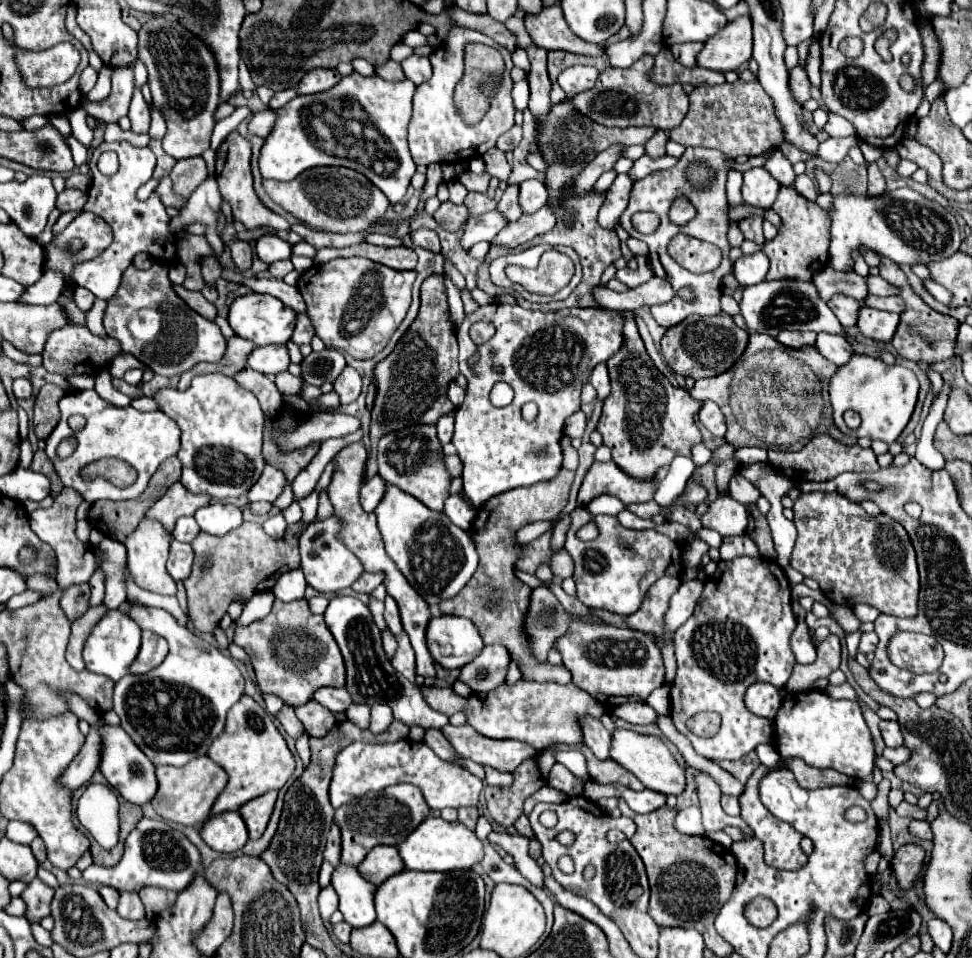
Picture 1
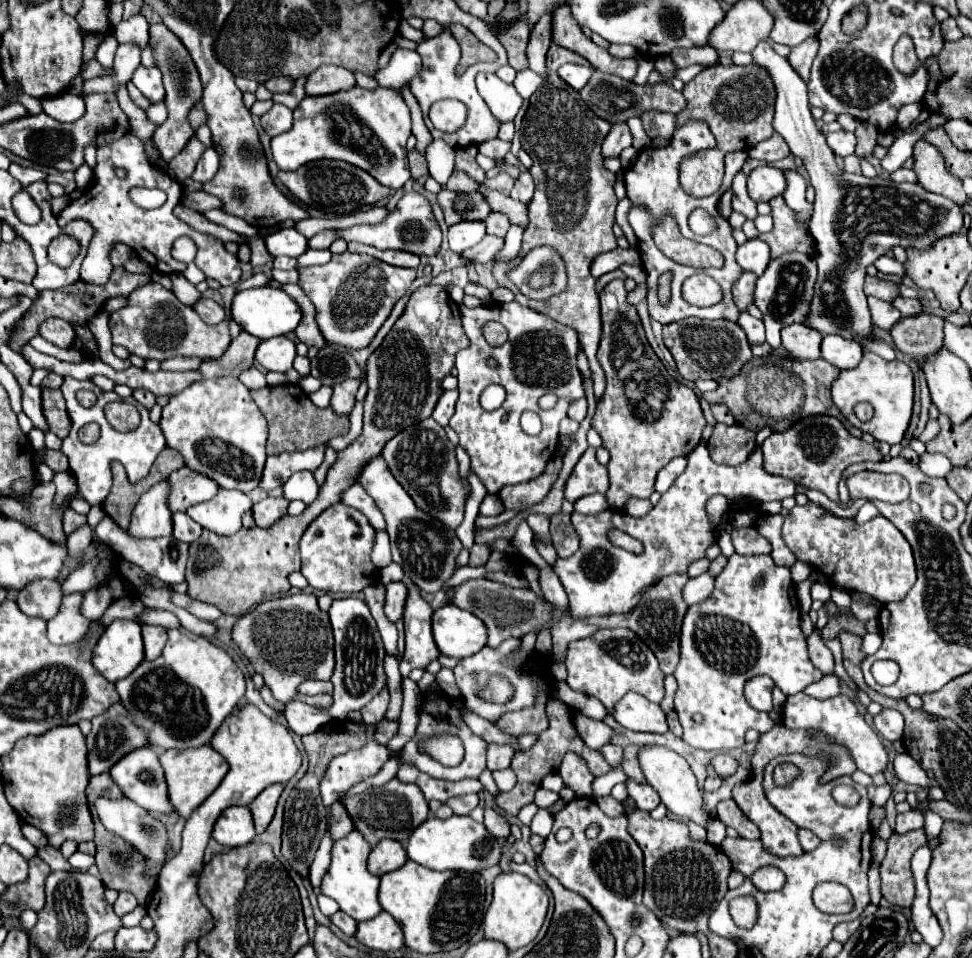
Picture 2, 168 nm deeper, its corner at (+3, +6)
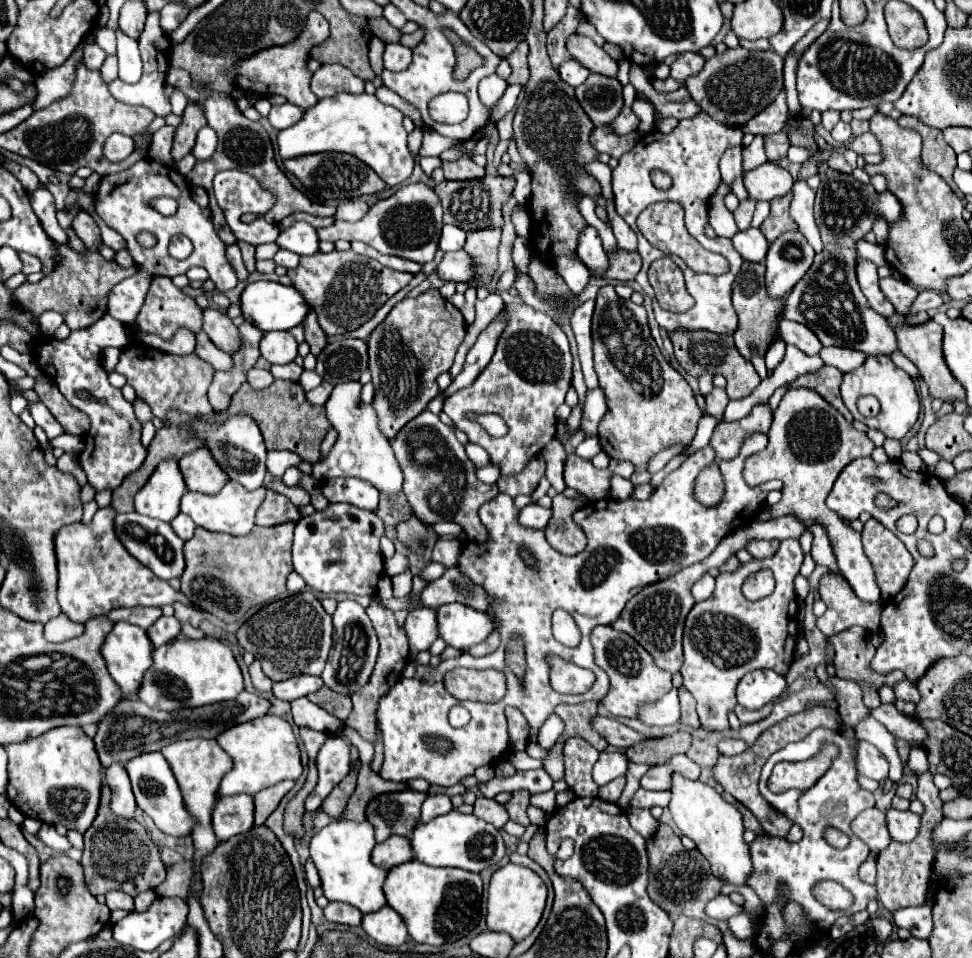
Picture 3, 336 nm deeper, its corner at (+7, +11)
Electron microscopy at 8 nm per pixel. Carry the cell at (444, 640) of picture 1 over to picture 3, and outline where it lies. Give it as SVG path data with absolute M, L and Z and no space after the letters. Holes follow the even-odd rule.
M444 604L438 612L438 636L452 648L468 650L492 632L492 618L464 604Z

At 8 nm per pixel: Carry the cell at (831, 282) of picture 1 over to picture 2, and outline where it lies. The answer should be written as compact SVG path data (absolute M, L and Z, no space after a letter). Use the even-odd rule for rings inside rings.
M866 277L866 283L864 283L864 291L866 295L874 295L882 301L888 301L892 303L900 293L898 293L898 287L894 283L888 283L884 279L878 279L878 277Z

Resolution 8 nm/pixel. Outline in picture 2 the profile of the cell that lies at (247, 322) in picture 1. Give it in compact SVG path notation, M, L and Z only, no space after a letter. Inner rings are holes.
M258 287L258 289L248 289L248 291L238 291L232 301L232 319L244 331L252 333L258 339L292 333L294 327L300 323L300 317L302 317L302 311L298 303L288 293L276 287Z

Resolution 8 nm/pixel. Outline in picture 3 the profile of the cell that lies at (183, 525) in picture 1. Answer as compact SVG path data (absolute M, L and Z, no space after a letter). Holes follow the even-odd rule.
M178 514L172 522L170 522L172 530L182 538L182 540L190 540L194 530L196 530L196 524L192 522L192 518L188 518L186 514Z

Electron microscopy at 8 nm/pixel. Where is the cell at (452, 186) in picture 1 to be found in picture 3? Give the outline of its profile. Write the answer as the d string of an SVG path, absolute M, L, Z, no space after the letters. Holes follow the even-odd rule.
M460 158L456 162L442 162L446 180L472 180L472 178L482 178L484 168L472 162L472 158Z

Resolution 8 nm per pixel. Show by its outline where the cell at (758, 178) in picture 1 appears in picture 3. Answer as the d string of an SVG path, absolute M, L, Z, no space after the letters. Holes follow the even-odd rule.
M764 162L744 174L744 186L754 200L772 200L776 196L784 196L790 192L792 182L790 172L776 162Z

